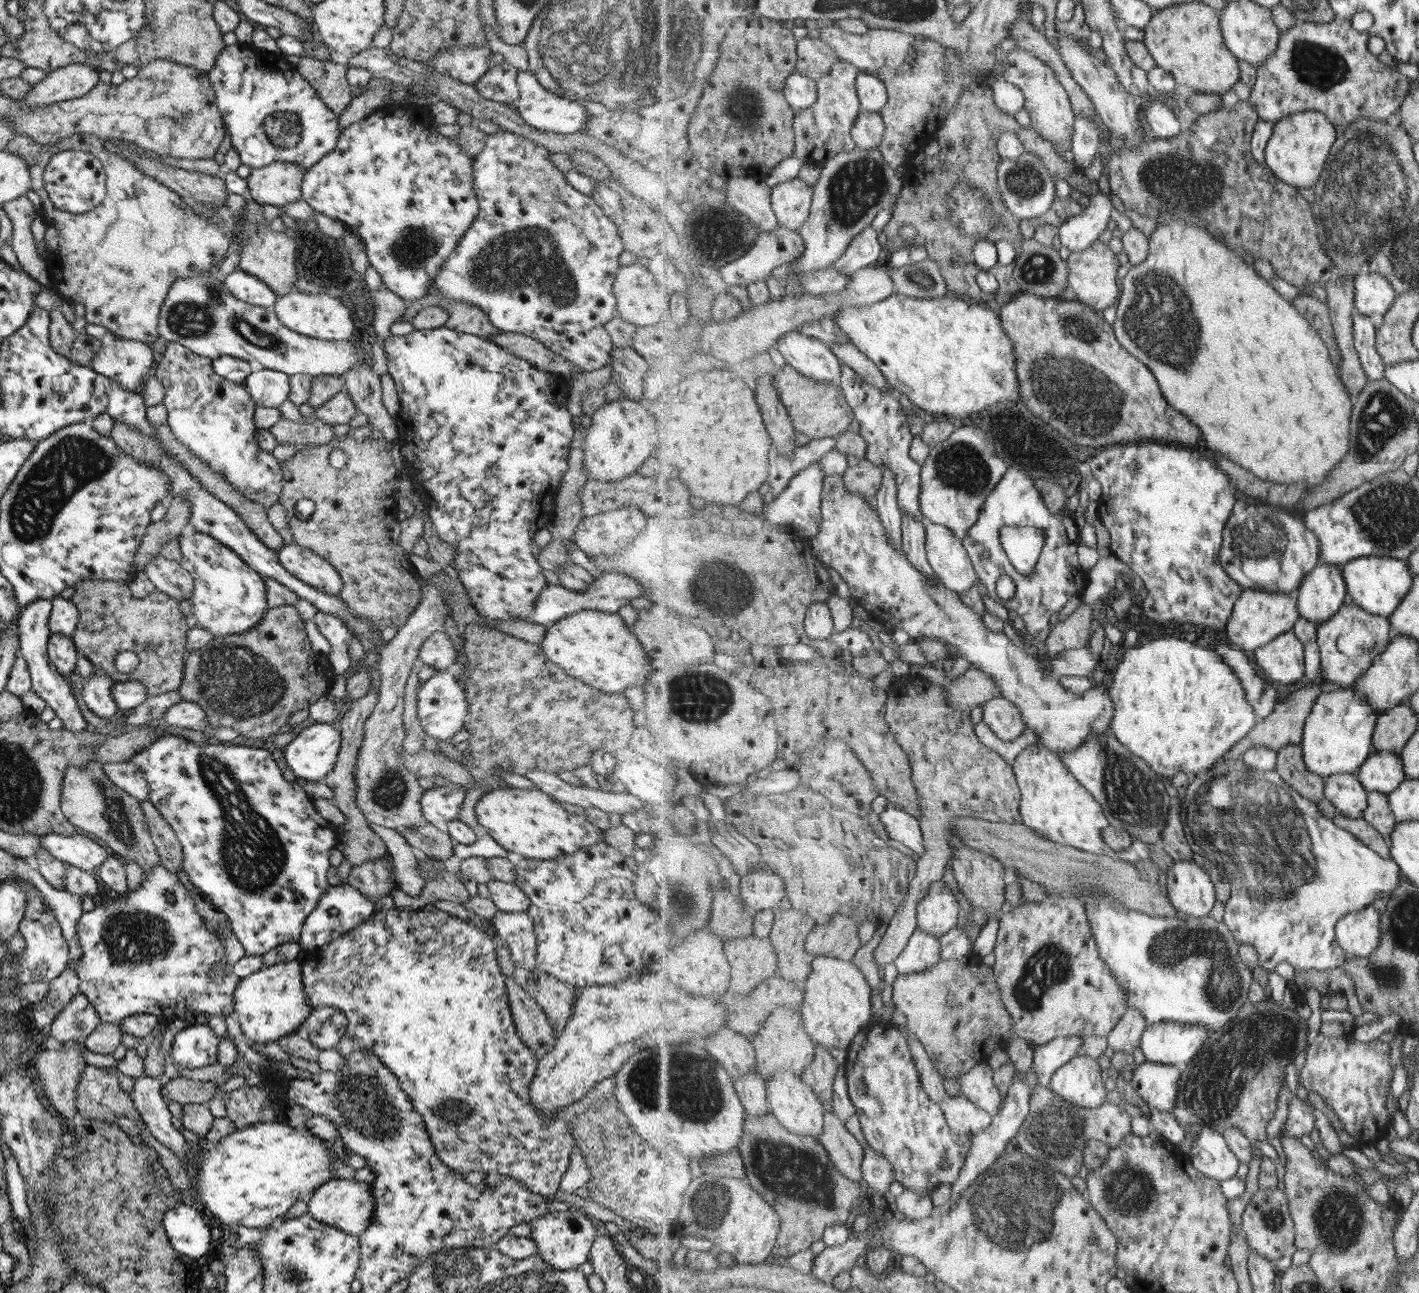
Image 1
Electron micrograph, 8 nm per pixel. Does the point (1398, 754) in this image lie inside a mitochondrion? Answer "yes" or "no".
no

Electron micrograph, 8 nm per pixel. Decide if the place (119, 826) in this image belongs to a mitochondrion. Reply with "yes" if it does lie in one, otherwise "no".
yes

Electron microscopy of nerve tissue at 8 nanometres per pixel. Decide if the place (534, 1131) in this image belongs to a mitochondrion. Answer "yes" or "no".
no

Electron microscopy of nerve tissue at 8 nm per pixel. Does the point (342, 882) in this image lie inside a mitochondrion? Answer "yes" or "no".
no

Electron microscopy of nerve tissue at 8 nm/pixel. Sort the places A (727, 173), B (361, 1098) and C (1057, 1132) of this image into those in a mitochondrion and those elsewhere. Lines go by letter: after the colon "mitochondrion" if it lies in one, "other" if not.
A: other
B: mitochondrion
C: mitochondrion

